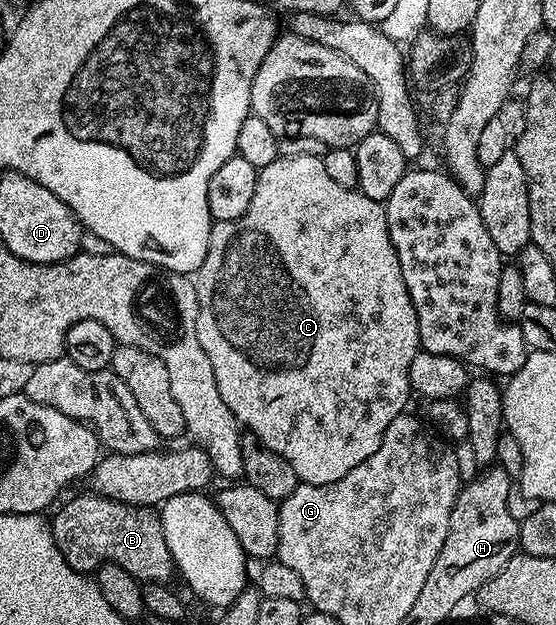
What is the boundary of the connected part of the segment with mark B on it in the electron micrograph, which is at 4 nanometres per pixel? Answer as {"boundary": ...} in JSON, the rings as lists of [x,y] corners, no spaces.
{"boundary":[[[94,491],[65,501],[54,510],[55,517],[50,518],[50,523],[55,545],[61,555],[65,555],[69,567],[91,575],[103,562],[125,567],[125,571],[129,571],[140,583],[171,581],[171,573],[173,577],[176,567],[169,553],[169,543],[165,543],[165,535],[161,531],[161,519],[154,508],[126,505],[100,497]]]}

